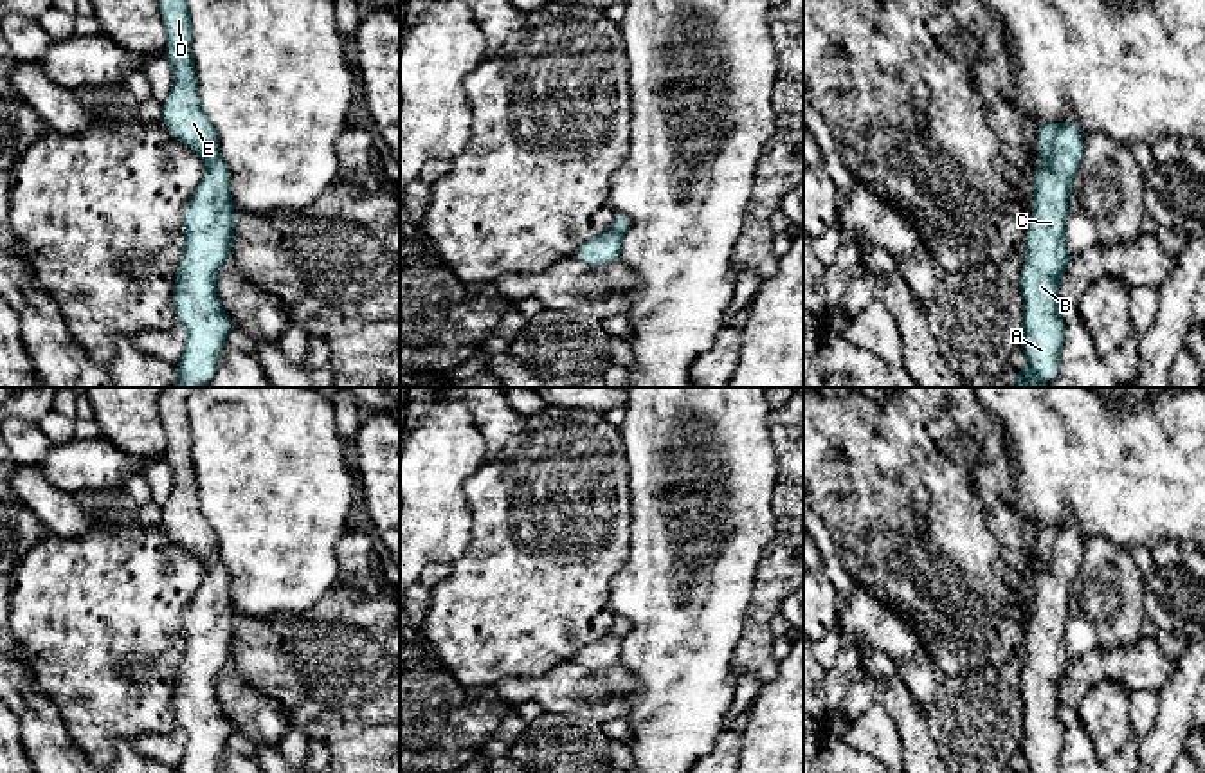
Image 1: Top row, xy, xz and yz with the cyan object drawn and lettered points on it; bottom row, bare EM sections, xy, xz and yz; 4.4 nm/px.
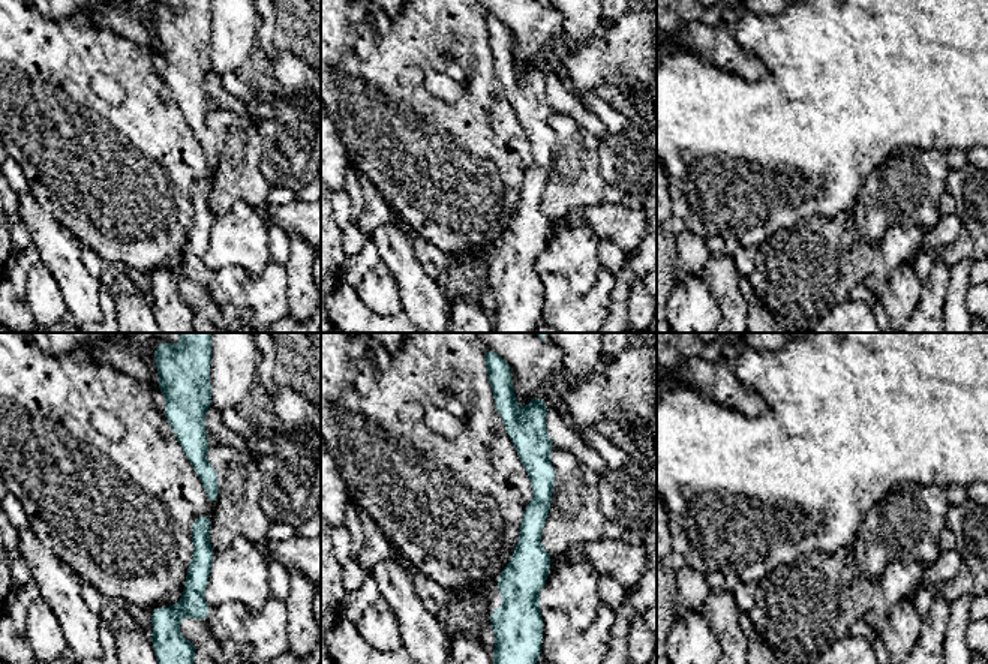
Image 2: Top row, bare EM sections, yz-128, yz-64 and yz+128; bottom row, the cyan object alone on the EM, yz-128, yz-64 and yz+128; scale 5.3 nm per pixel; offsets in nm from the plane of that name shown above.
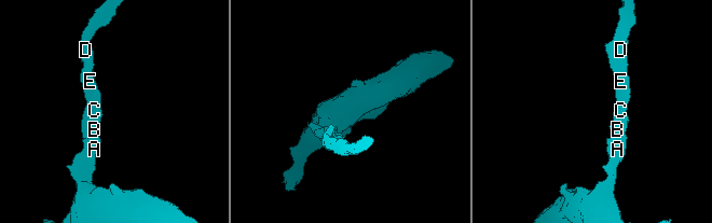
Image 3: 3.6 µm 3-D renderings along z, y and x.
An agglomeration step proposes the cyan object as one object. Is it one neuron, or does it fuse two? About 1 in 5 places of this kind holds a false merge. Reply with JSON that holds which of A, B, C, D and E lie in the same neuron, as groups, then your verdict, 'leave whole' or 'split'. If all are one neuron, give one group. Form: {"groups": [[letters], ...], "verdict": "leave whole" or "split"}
{"groups": [["A", "B", "C", "D", "E"]], "verdict": "leave whole"}

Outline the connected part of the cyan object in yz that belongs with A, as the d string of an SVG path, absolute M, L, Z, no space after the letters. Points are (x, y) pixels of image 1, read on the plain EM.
M1041 524L1037 560L1039 568L1032 582L1034 609L1025 640L1028 658L1019 679L1025 705L1019 753L1028 760L1025 773L1057 773L1066 741L1065 724L1057 717L1057 690L1072 663L1063 647L1063 638L1070 587L1083 564L1083 537L1077 526Z

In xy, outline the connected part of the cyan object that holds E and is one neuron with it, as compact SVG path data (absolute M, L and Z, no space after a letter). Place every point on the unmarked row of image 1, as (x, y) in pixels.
M162 387L159 398L159 414L168 436L162 458L173 472L173 488L162 505L160 524L207 569L182 620L184 658L177 670L173 710L187 744L175 771L216 773L218 757L234 732L214 690L216 674L231 661L234 607L216 535L200 510L191 456L189 391L191 387Z

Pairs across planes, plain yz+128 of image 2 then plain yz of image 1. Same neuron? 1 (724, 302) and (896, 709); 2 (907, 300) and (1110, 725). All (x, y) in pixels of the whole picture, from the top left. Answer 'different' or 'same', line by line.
1: different
2: same

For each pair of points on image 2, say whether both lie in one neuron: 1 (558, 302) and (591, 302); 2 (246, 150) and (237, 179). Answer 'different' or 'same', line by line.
1: same
2: same

